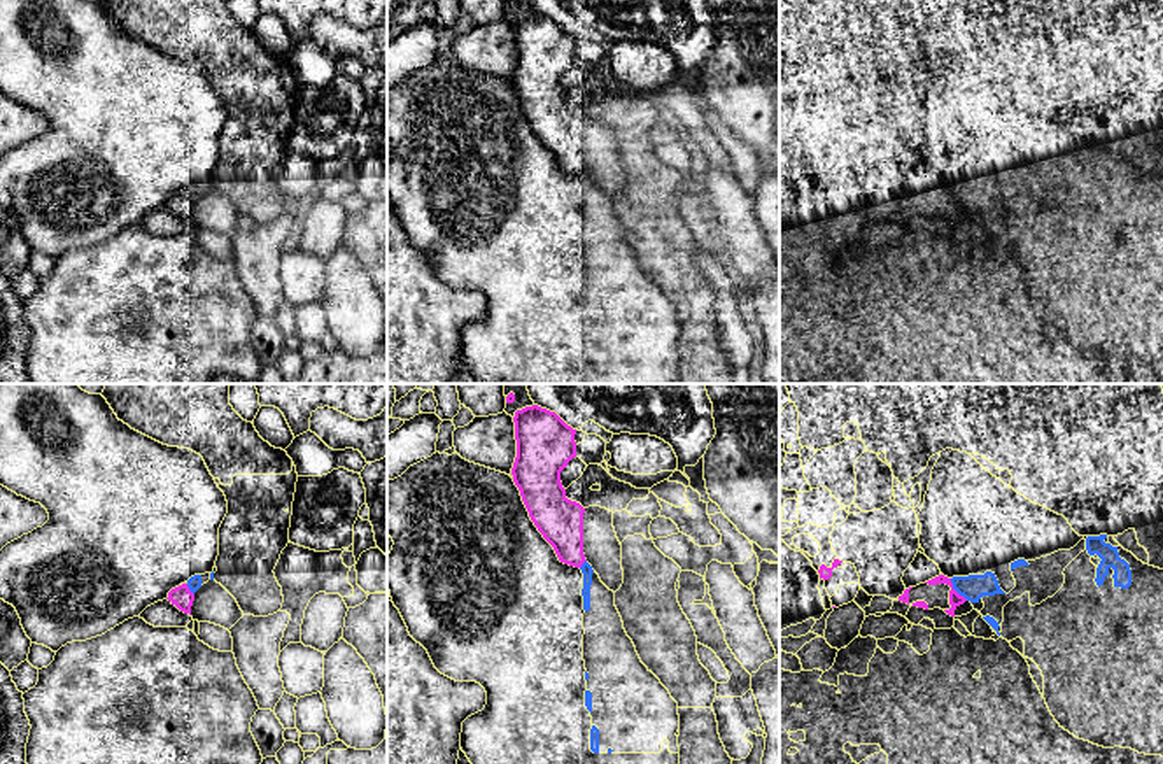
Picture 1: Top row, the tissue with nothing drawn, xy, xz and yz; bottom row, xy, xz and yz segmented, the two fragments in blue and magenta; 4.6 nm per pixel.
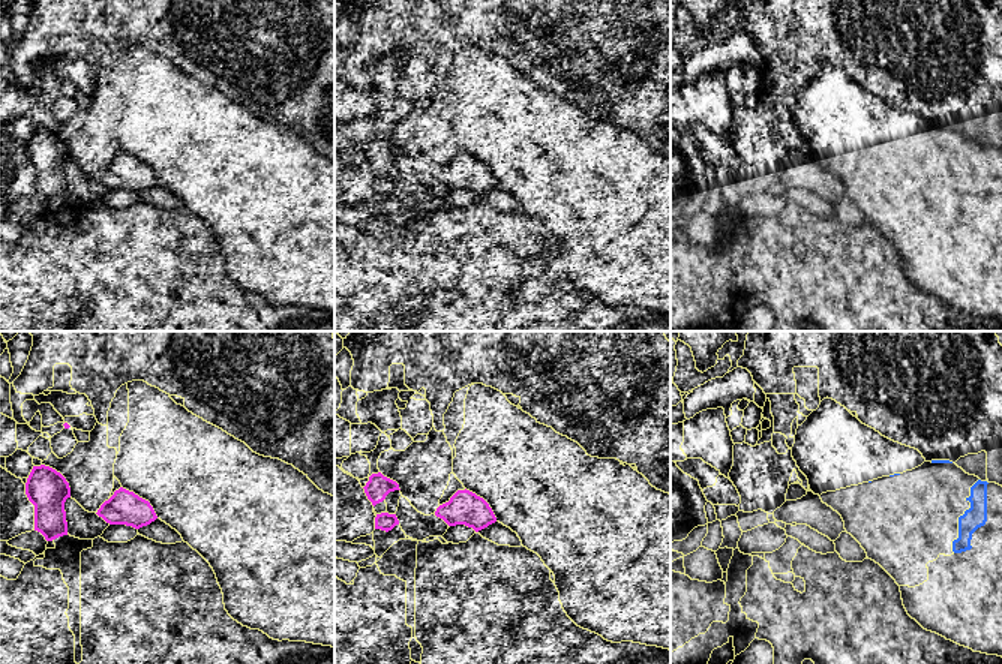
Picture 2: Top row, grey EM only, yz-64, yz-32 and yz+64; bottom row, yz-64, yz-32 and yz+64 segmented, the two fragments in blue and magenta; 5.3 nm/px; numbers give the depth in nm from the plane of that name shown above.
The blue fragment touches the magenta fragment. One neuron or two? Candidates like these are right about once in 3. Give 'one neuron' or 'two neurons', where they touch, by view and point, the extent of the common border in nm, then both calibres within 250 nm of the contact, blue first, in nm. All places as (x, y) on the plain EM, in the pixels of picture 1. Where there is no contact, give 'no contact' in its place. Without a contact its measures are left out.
two neurons | yz (957, 198) | 130 nm | 120/60 nm

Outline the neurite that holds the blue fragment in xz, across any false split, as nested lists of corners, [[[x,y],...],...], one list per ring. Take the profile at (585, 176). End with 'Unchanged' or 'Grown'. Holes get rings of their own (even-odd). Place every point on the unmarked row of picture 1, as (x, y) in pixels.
[[[433,61],[410,74],[401,84],[387,88],[387,142],[394,152],[387,163],[387,195],[410,244],[420,251],[434,275],[455,289],[476,289],[487,300],[482,319],[462,329],[461,356],[476,384],[674,384],[680,371],[678,310],[660,287],[641,270],[632,247],[624,237],[610,198],[585,168],[580,175],[559,168],[522,109],[520,98],[506,81],[469,70],[459,61]]]. Grown

